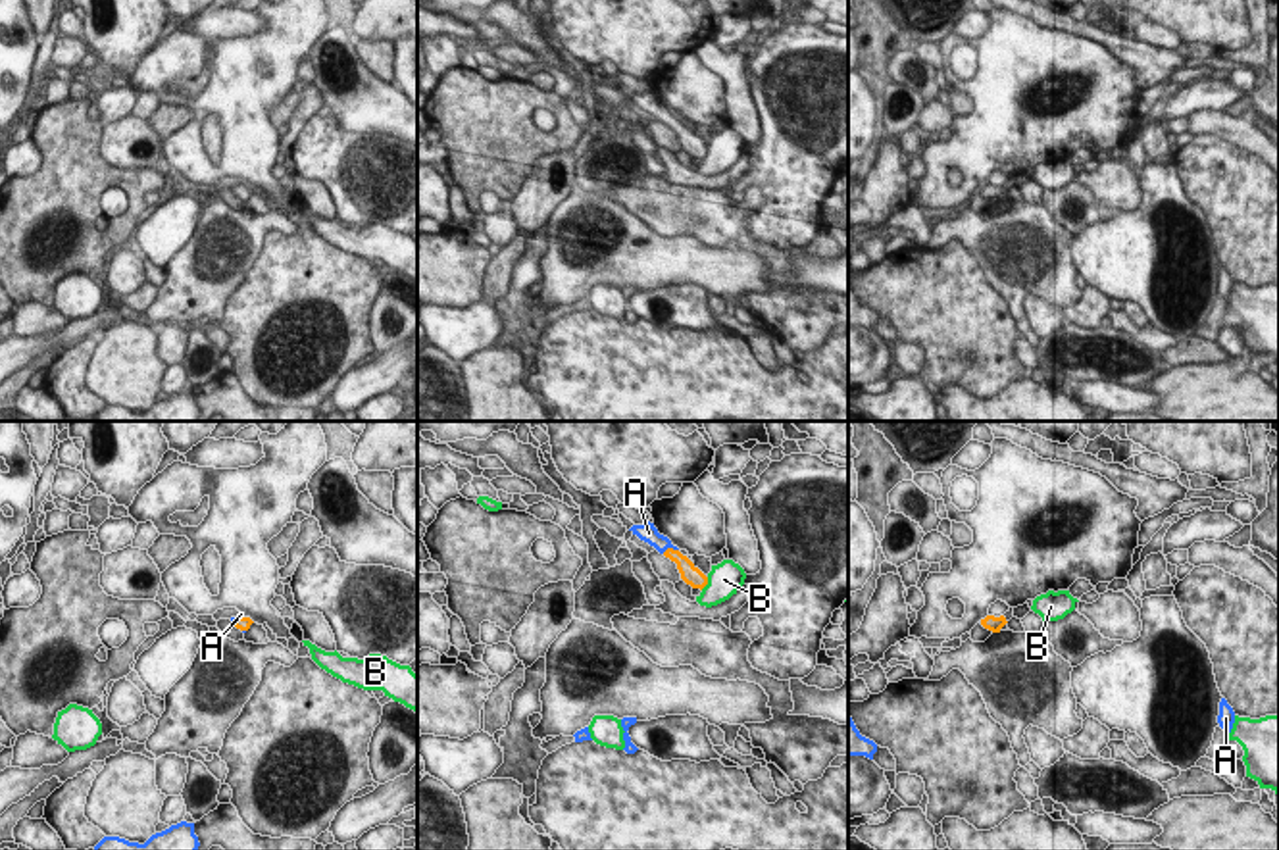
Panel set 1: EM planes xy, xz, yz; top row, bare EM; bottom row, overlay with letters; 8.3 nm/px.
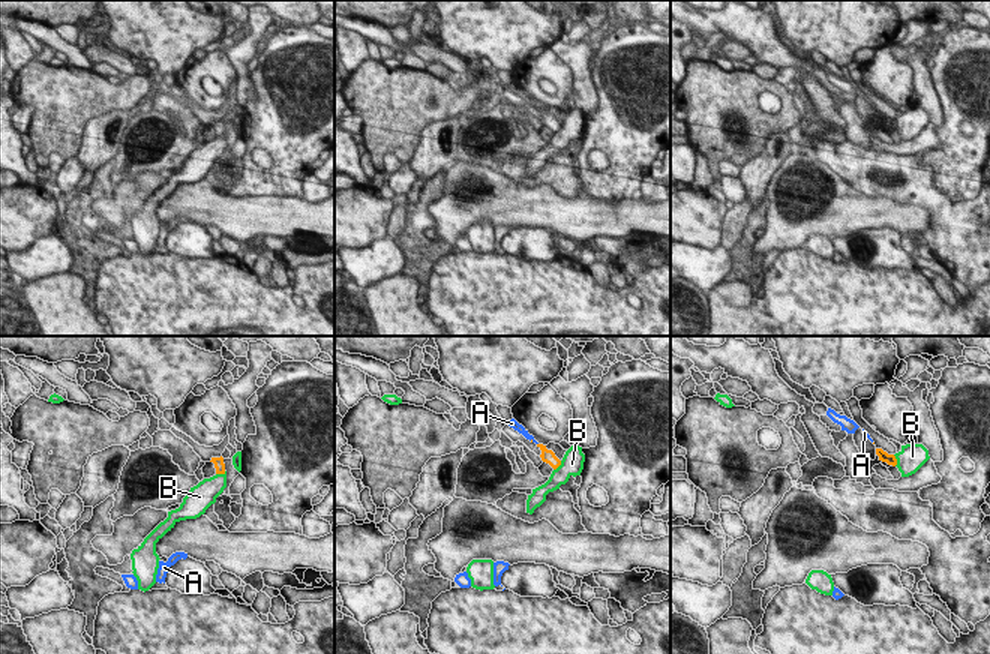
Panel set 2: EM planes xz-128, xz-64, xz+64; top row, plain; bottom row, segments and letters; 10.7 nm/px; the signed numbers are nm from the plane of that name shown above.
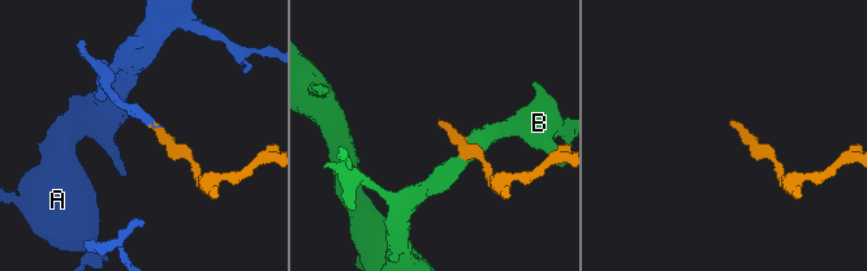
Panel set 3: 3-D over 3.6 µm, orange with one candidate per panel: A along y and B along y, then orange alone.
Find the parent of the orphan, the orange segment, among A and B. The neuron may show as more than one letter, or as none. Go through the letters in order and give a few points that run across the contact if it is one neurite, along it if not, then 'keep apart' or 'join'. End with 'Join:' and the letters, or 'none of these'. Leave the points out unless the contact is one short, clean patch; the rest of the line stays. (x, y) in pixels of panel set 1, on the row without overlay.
A: xz (687, 139), (670, 118), (649, 102) | join
B: xz (708, 147), (701, 158) | keep apart
Join: A

